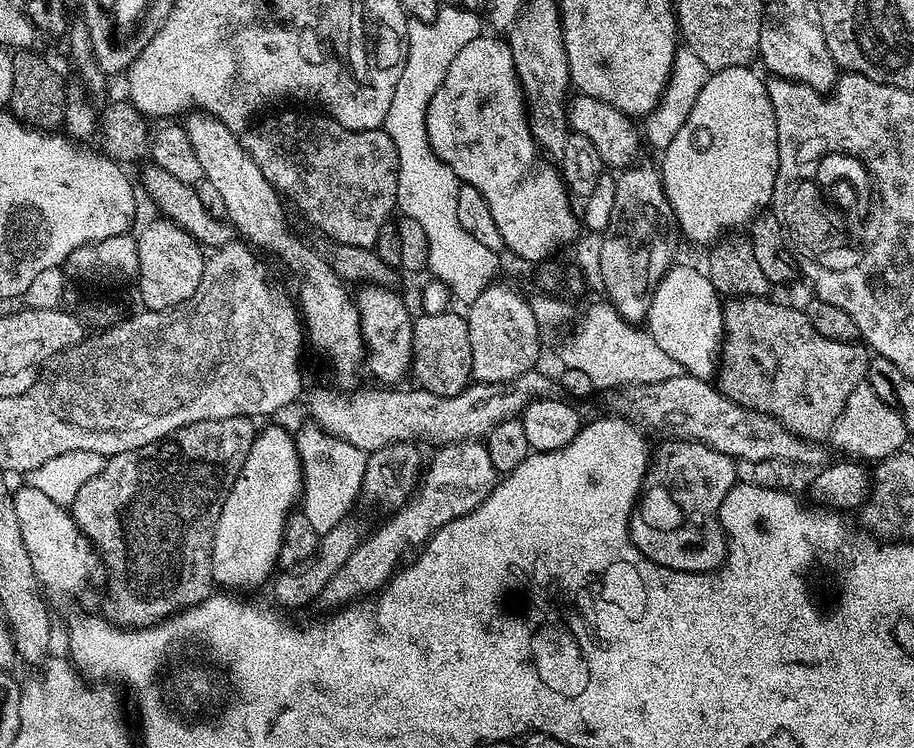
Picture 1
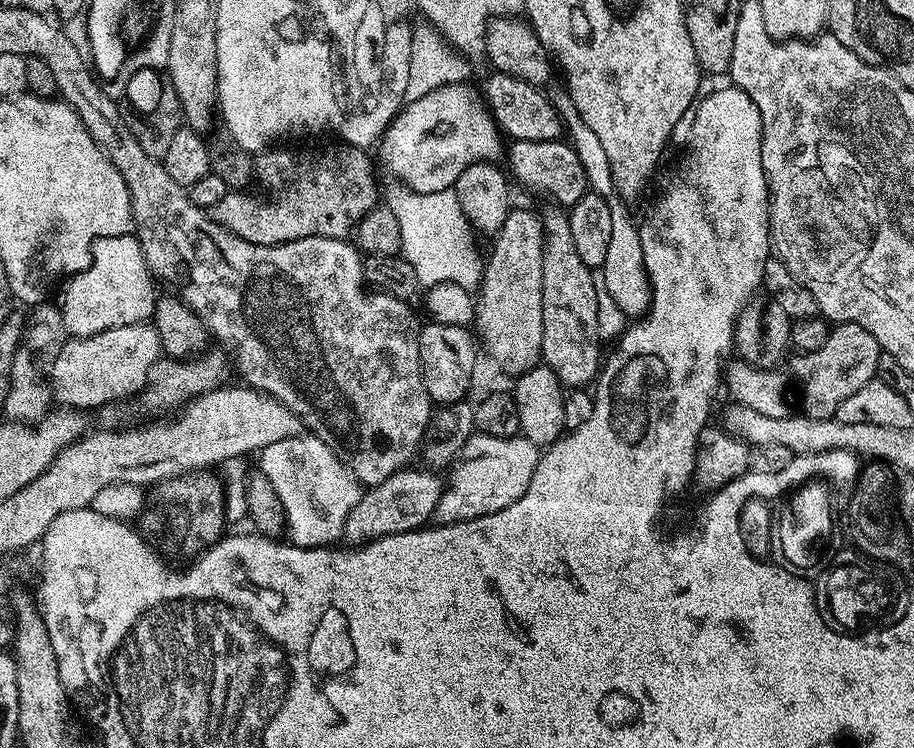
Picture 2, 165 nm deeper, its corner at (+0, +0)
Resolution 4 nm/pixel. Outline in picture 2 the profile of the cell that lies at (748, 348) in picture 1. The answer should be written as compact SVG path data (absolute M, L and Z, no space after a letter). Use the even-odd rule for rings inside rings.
M836 324L822 346L813 352L791 357L792 376L800 383L800 404L803 415L819 420L831 420L846 398L862 390L866 382L877 379L876 371L882 353L874 334L857 324Z

